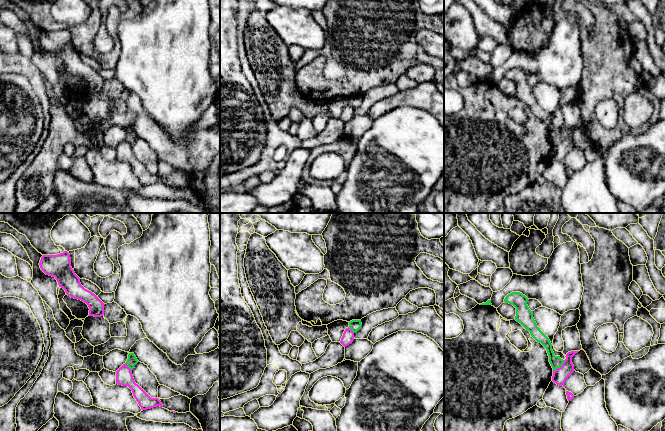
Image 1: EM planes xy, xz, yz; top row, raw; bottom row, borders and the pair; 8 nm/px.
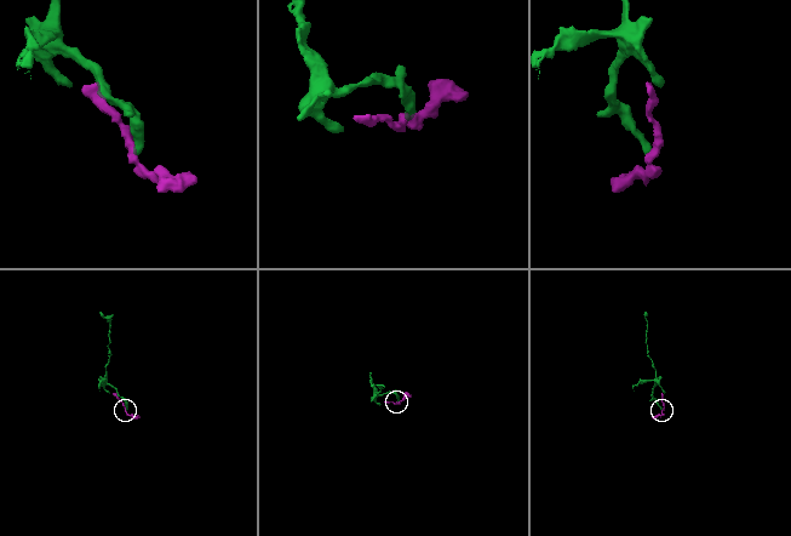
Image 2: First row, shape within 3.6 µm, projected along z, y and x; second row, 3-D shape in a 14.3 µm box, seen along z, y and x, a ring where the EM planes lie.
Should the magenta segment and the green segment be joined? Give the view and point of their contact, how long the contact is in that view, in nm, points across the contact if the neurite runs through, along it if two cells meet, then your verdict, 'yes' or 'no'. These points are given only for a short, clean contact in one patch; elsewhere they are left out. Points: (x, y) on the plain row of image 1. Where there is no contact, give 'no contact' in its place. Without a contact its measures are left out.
meets magenta in yz at (560, 143); contact 130 nm long; border along yz (564, 136), (559, 143), (553, 146); no

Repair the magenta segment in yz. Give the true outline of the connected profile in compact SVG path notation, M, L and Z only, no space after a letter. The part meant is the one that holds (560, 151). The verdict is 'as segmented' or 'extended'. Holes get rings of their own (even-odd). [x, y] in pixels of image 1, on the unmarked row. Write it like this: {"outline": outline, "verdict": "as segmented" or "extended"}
{"outline": "M571 127L566 130L566 135L563 138L563 141L553 146L552 157L559 162L564 163L566 155L575 147L574 141L572 139L572 133L579 127Z", "verdict": "as segmented"}

